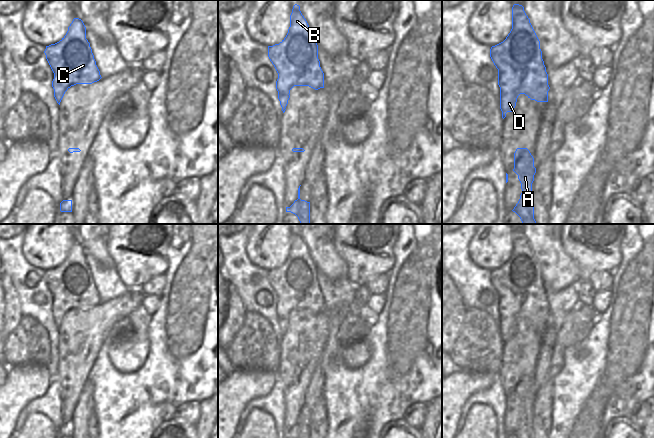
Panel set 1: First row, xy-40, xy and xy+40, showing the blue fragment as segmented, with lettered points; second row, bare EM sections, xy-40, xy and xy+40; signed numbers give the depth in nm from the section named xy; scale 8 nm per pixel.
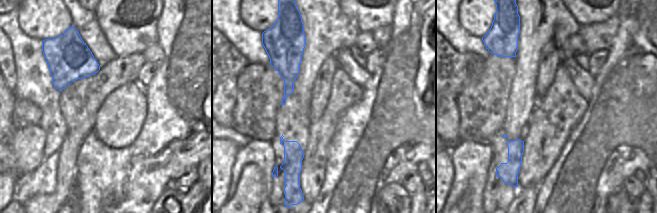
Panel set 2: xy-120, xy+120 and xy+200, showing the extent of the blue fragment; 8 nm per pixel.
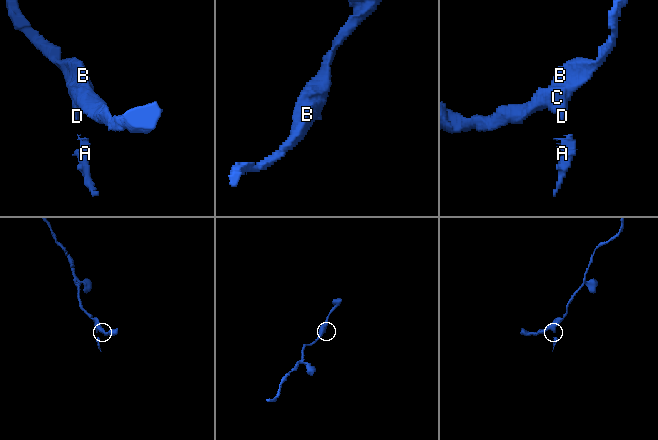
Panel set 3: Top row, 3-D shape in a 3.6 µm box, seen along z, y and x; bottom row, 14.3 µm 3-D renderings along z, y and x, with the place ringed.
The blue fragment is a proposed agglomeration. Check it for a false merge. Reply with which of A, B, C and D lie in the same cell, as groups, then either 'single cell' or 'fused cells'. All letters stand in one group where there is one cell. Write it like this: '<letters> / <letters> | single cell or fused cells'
A B C D | single cell

